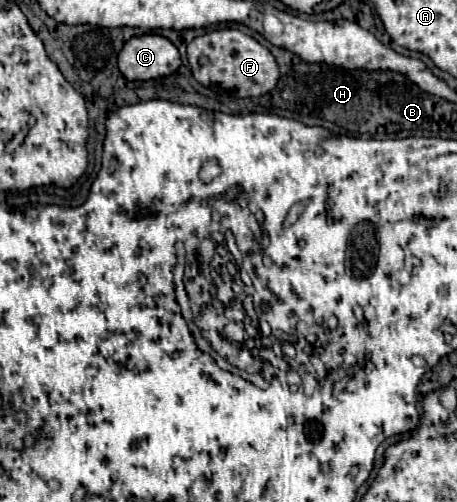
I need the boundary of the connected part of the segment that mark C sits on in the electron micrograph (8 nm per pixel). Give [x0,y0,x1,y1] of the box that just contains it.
[119,35,181,81]

